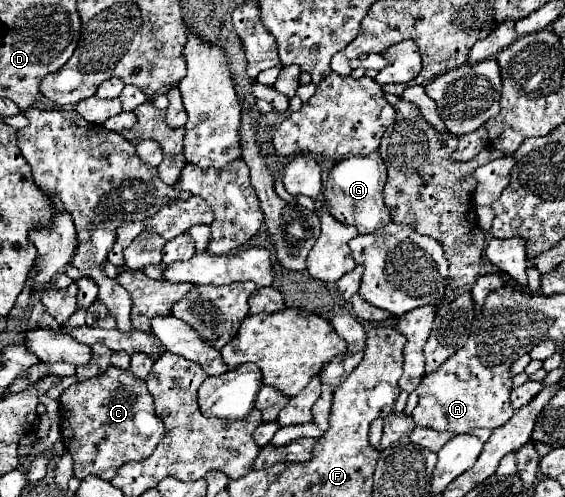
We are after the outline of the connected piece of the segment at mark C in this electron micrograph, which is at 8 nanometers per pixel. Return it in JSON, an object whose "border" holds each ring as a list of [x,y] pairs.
{"border":[[[109,366],[105,374],[69,386],[61,394],[59,404],[61,404],[61,442],[73,456],[73,474],[81,480],[87,476],[111,480],[117,474],[117,468],[123,466],[125,462],[137,462],[149,458],[149,454],[163,438],[163,422],[155,414],[153,398],[145,382],[135,378],[131,370],[117,370]]]}

